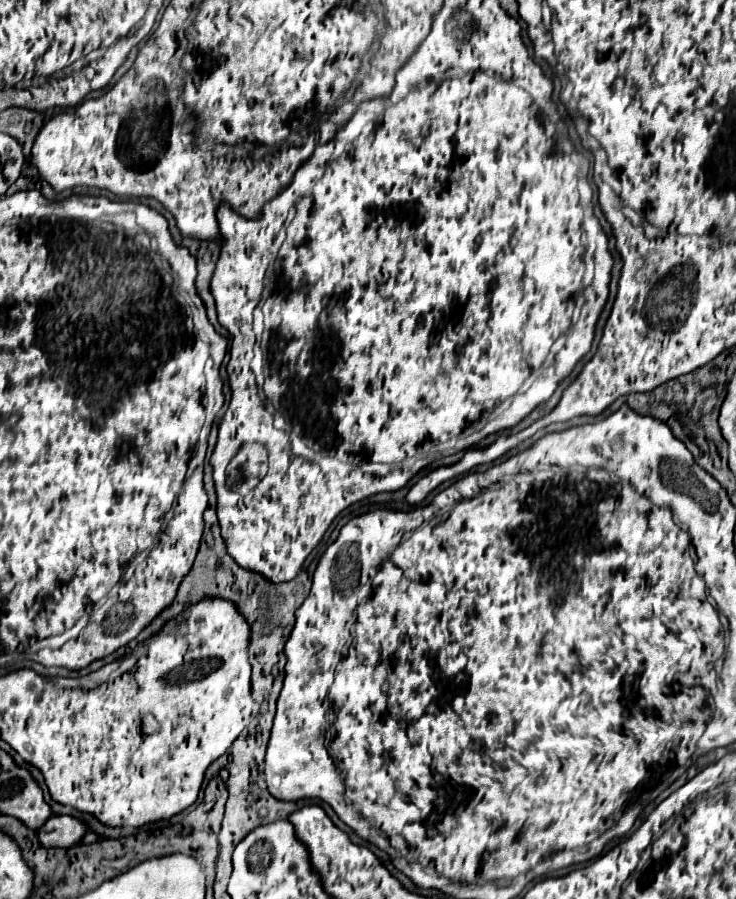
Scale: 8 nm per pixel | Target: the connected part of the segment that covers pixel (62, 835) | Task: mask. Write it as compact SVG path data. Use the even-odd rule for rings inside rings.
M53 814L51 820L45 822L39 832L39 842L47 848L71 848L83 840L89 832L87 824L75 816L57 816Z

